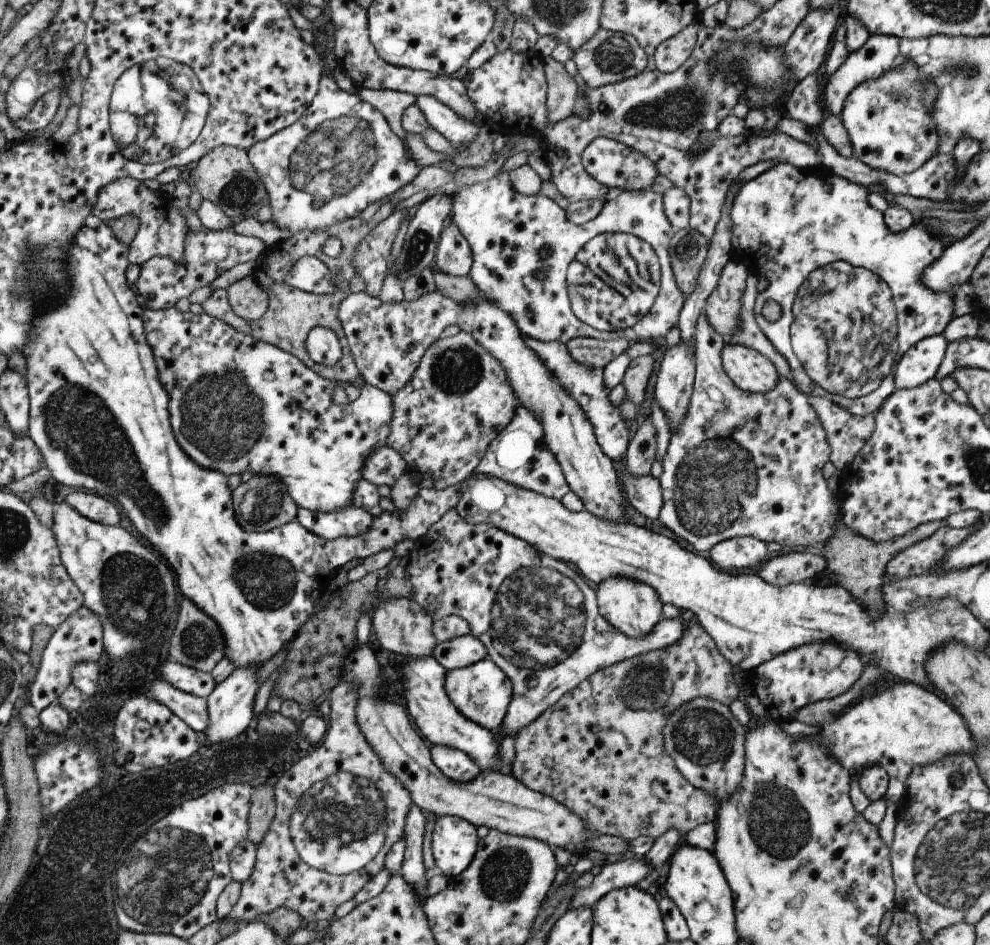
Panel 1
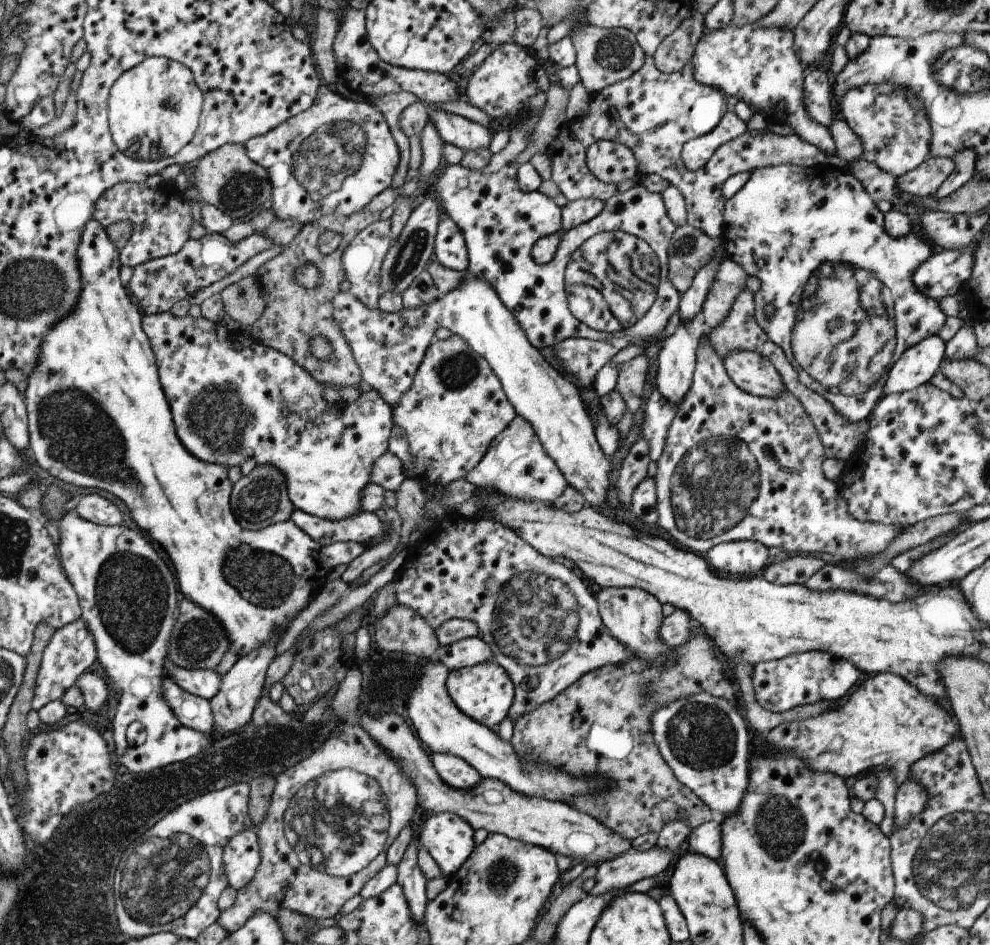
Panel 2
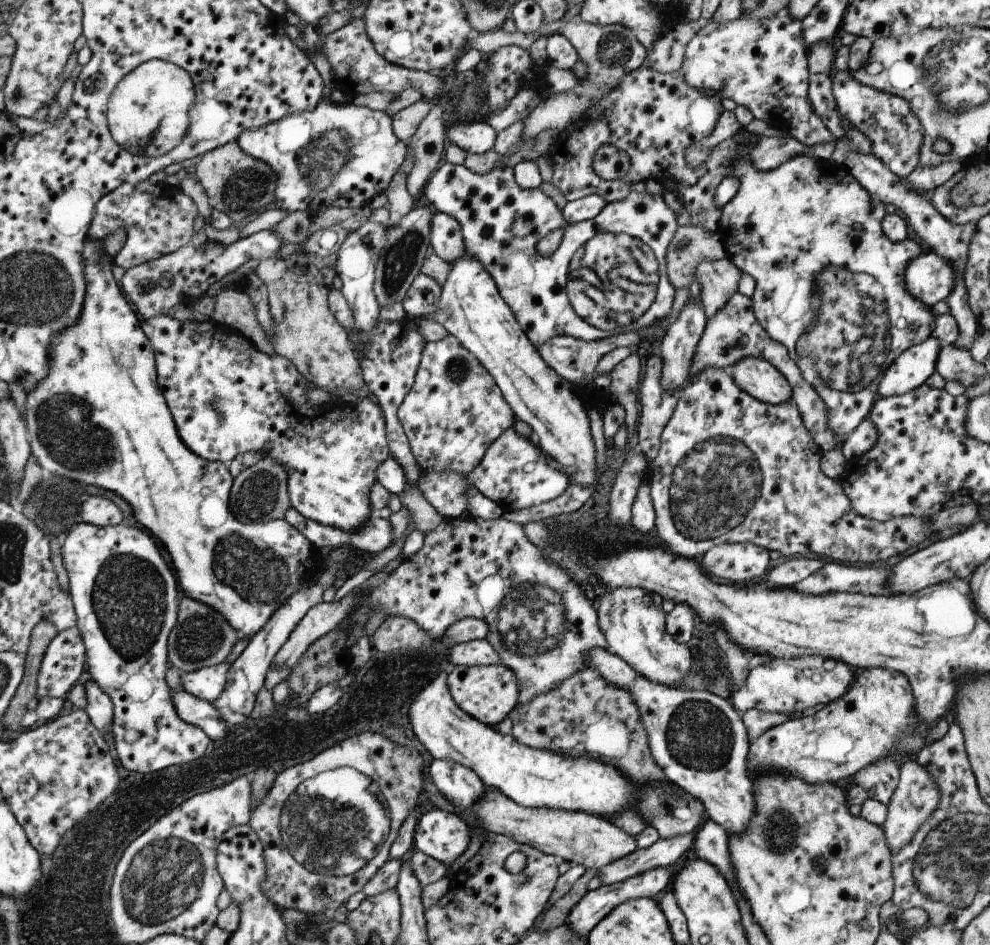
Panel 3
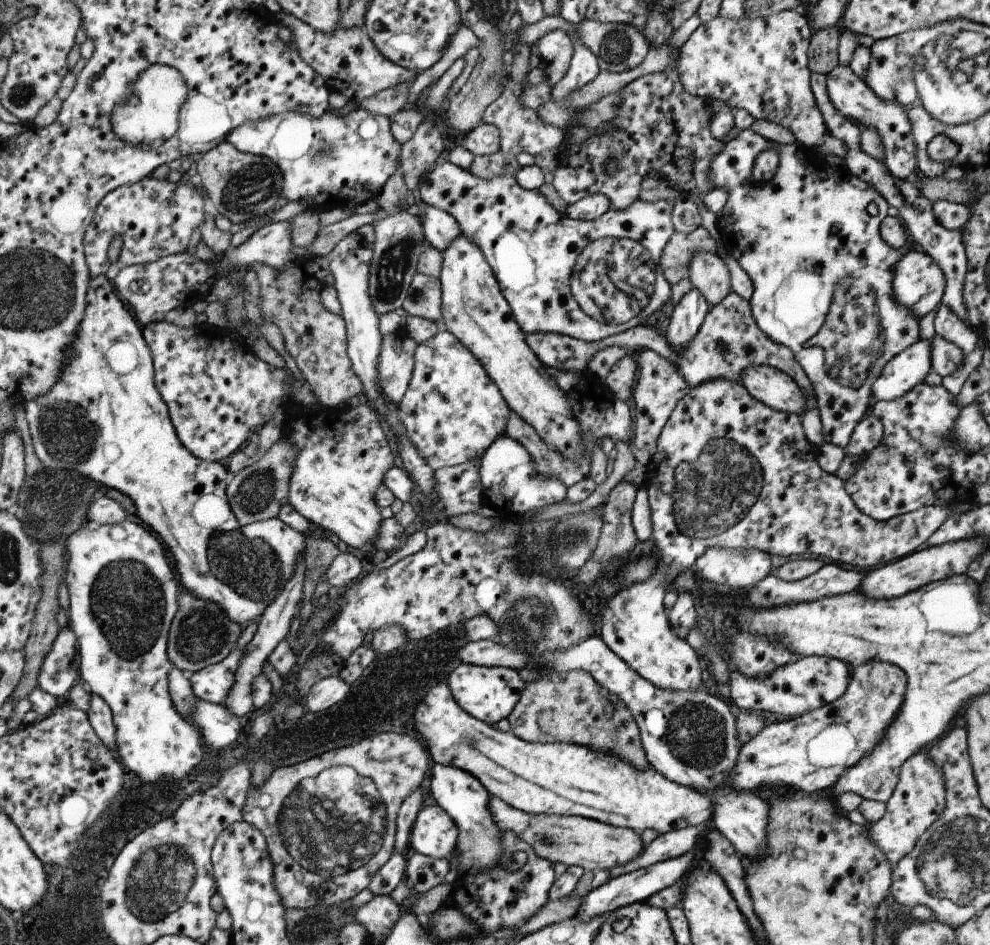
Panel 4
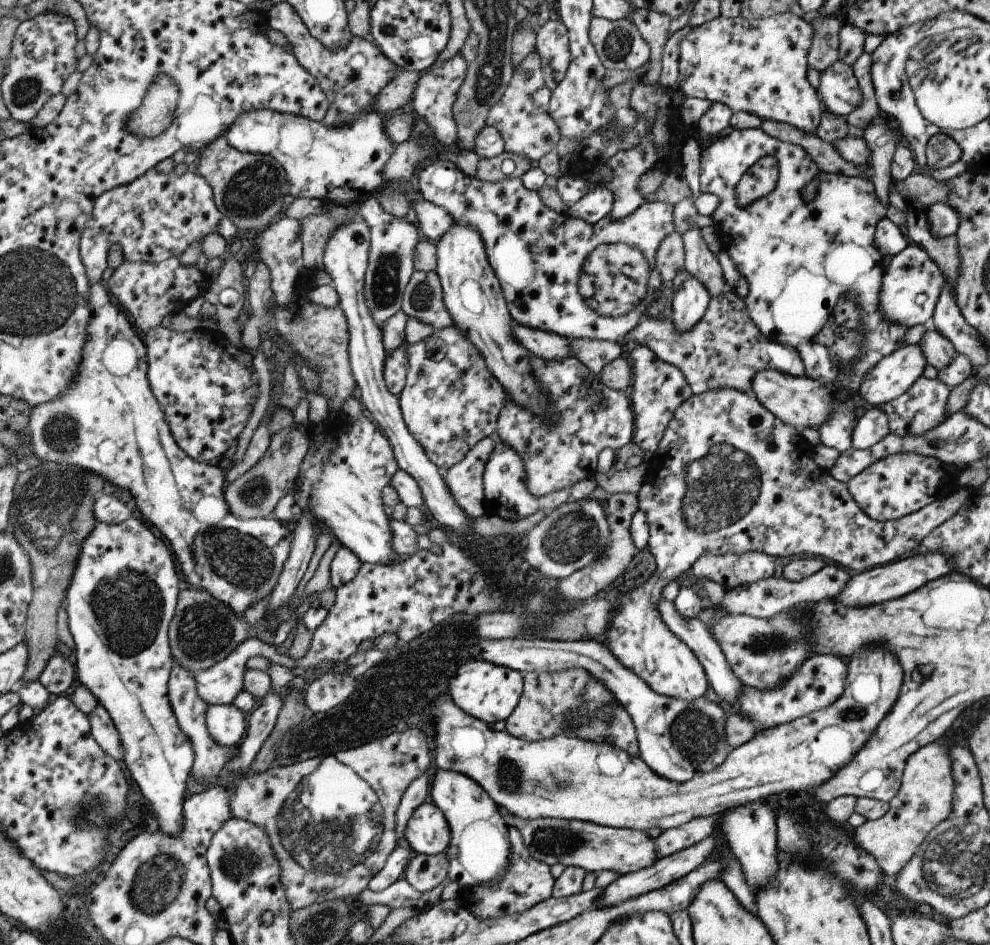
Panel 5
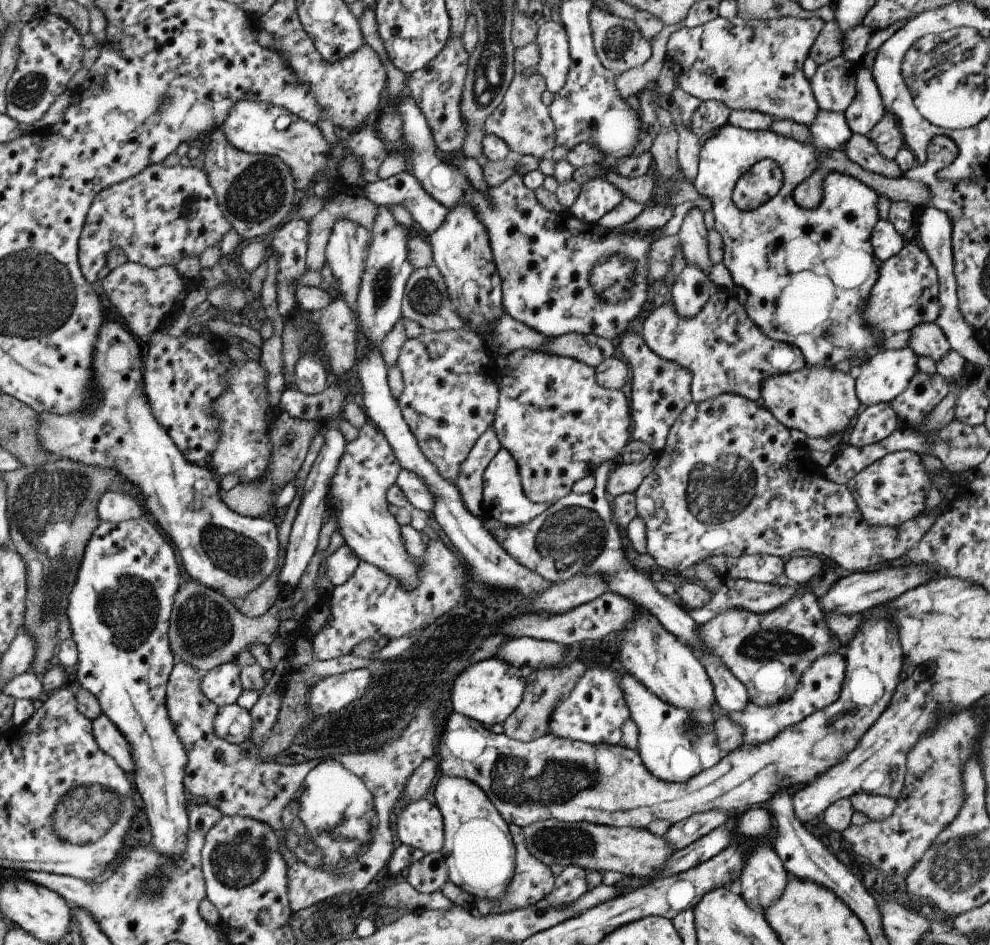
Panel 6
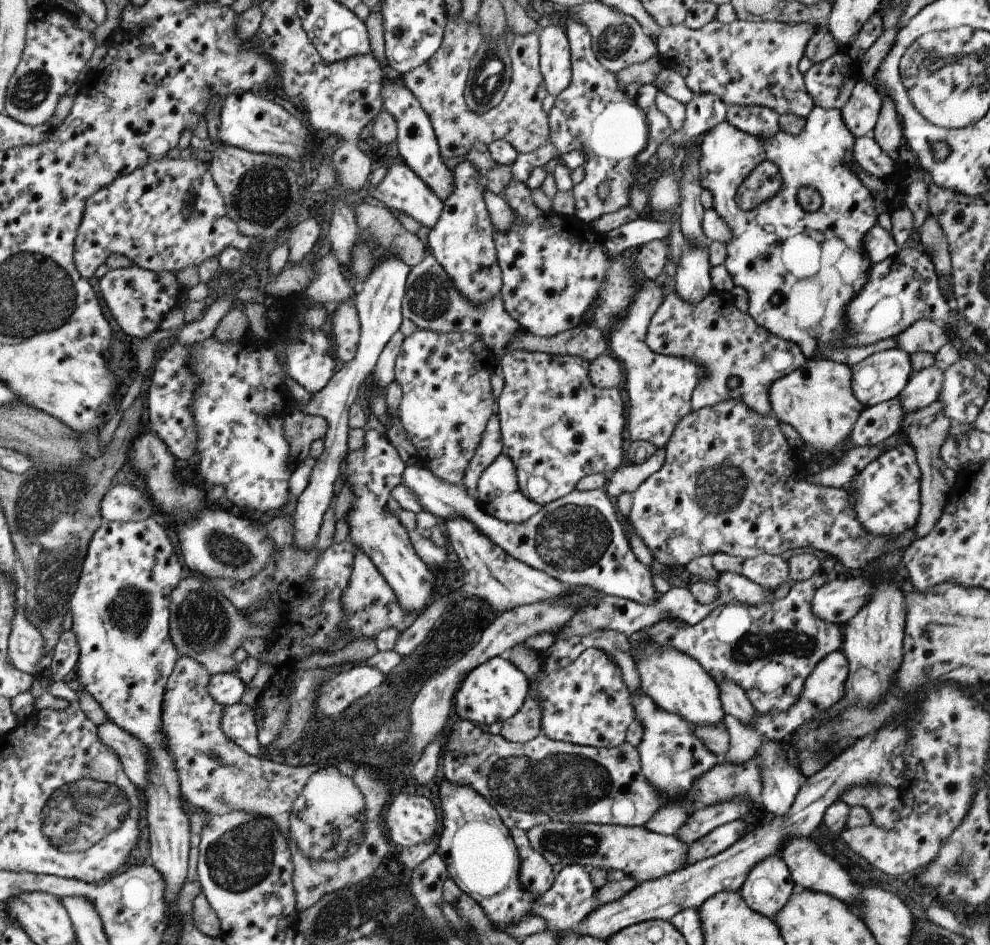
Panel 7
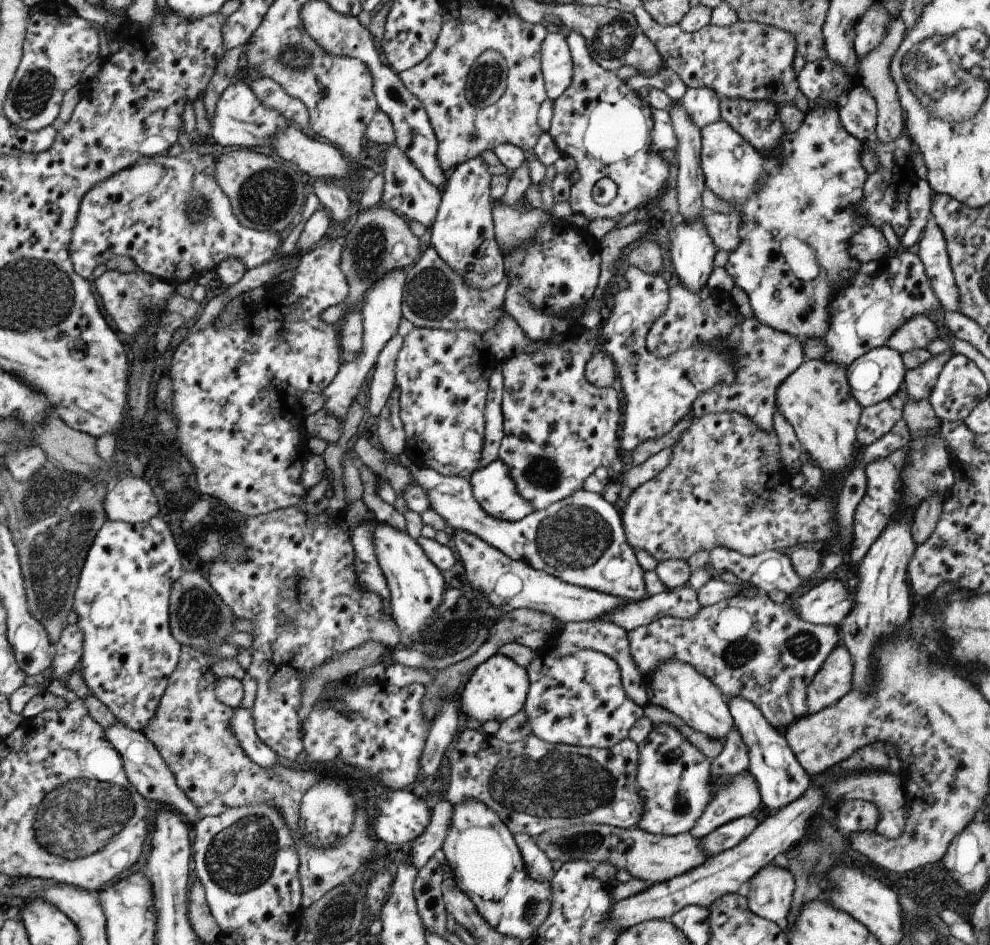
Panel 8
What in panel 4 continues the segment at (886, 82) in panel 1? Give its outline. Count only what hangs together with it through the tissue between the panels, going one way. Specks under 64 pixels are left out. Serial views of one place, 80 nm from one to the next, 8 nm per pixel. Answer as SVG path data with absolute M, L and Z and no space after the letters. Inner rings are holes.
M837 64L826 75L826 93L833 108L860 128L874 130L884 150L884 165L897 178L911 179L917 173L915 145L905 109L895 101L881 100L848 66Z

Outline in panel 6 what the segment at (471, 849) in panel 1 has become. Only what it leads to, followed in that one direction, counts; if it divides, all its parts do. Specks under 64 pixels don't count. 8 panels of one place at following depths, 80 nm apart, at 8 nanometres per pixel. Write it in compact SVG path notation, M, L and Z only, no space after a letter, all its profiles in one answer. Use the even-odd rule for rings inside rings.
M422 798L407 806L397 807L392 824L399 842L411 850L435 853L443 844L444 830L439 809Z

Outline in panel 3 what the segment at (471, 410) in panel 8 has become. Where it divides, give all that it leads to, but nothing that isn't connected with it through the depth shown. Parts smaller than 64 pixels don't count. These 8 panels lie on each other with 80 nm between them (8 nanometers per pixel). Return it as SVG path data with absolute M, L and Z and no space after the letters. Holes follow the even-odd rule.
M449 334L436 341L423 343L413 384L397 407L396 417L421 474L453 470L463 476L479 464L488 446L515 421L513 411L503 400L493 377L473 353L462 347L461 343Z

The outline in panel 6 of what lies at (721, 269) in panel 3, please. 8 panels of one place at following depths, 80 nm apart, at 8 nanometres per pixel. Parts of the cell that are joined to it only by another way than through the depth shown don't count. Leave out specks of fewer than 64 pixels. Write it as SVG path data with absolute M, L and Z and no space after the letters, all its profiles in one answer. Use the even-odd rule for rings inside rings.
M691 209L686 213L677 232L682 257L686 266L694 266L709 274L713 264L709 257L702 212L699 209Z

